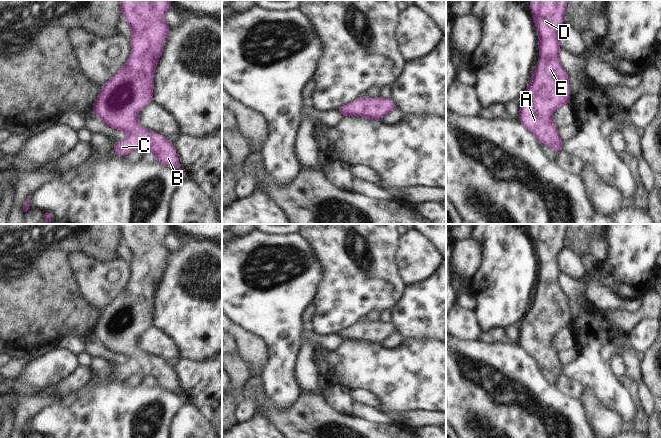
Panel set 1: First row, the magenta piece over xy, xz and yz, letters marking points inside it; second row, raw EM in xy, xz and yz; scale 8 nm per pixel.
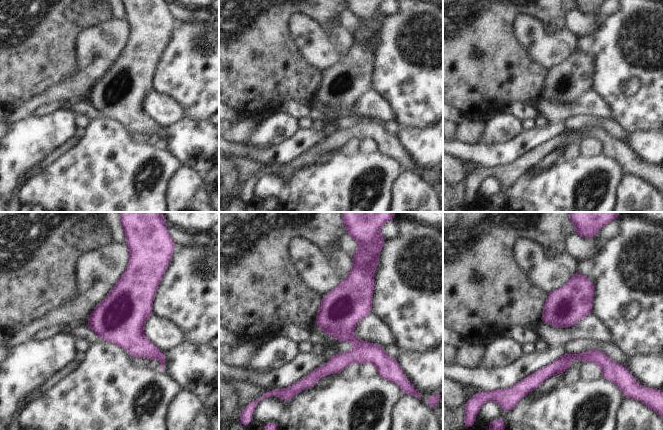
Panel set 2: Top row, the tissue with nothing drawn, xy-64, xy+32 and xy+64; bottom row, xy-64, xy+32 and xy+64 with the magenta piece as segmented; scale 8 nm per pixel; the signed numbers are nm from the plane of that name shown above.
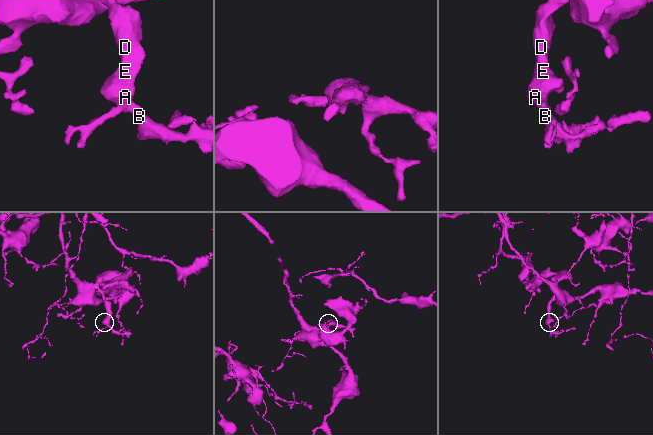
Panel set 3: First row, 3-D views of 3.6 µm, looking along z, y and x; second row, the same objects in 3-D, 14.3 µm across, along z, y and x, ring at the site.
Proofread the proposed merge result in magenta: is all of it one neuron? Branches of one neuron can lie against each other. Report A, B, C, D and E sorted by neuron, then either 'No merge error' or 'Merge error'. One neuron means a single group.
Groups: A B C D E. No merge error

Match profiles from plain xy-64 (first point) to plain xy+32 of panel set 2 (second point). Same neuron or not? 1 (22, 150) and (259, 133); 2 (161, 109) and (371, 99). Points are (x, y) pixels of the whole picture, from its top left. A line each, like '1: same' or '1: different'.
1: same
2: same

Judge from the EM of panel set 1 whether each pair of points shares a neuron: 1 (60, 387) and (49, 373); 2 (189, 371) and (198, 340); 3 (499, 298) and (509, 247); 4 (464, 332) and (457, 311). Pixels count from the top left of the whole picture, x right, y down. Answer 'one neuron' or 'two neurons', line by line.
1: two neurons
2: two neurons
3: one neuron
4: one neuron

